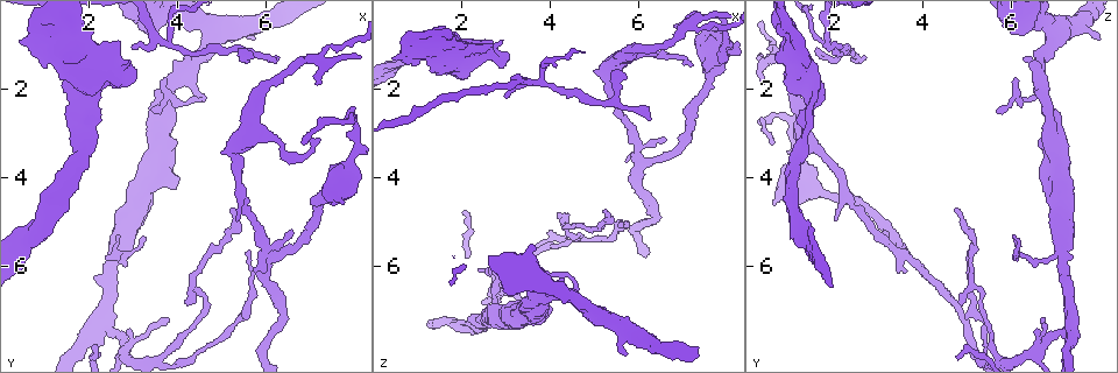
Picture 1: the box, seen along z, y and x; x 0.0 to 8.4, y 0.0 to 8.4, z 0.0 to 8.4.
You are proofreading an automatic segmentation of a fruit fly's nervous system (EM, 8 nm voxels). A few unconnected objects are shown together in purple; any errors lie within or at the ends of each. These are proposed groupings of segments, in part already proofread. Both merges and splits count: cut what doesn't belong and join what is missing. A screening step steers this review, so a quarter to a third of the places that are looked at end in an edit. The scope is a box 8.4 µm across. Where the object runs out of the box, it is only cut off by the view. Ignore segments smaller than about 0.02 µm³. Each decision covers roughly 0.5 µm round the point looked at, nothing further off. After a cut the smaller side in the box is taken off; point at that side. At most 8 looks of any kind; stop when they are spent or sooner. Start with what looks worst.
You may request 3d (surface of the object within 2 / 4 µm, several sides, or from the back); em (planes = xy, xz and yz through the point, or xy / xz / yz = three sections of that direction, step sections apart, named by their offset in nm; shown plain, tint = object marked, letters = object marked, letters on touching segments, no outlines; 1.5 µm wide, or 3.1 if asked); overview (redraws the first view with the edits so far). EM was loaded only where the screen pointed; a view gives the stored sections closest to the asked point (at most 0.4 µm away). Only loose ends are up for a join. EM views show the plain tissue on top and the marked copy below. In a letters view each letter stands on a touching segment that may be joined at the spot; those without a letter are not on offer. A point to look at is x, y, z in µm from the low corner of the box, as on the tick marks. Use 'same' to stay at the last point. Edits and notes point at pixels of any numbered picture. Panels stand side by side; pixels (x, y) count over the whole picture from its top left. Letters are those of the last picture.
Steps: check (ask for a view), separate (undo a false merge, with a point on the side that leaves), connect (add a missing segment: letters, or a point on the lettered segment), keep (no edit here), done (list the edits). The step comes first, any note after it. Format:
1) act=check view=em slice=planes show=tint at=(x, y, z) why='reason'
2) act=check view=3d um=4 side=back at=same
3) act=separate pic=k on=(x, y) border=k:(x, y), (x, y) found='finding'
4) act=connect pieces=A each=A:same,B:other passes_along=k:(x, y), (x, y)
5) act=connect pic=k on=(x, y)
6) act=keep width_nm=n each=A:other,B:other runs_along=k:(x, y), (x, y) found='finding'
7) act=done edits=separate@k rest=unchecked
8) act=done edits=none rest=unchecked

act=check view=3d um=2 at=(1.50, 2.85, 1.45) why='free end'

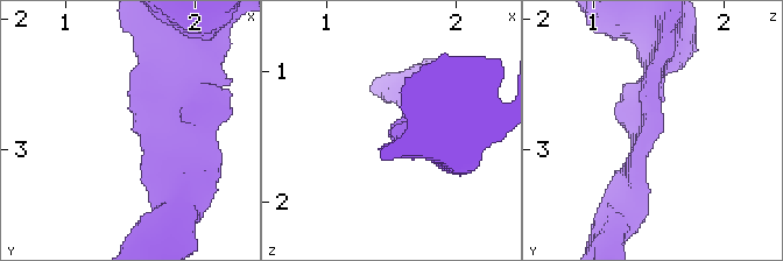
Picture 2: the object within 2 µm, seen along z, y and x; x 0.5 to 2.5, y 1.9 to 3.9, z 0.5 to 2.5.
act=check view=em slice=xy step=8 show=tint at=(1.50, 2.82, 1.50)

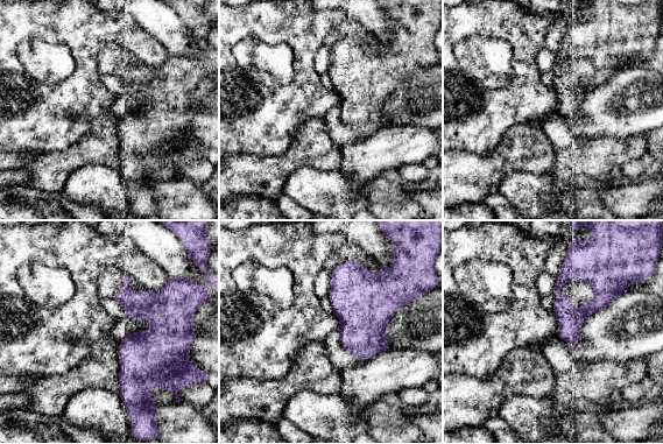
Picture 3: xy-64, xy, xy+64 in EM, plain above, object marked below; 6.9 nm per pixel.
act=check view=em slice=planes show=letters at=same

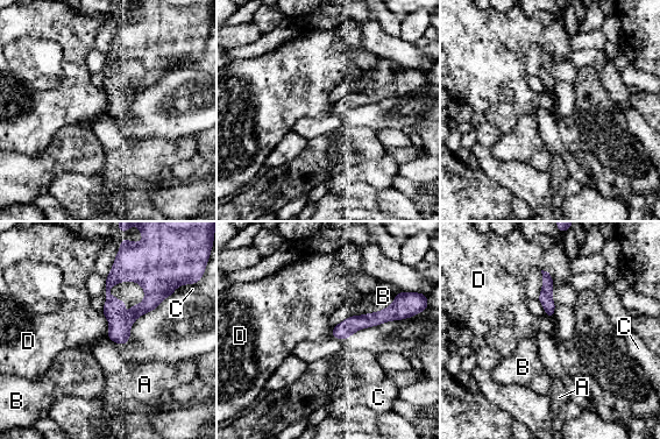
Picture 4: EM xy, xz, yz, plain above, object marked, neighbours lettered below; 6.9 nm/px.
act=keep each=A:other,B:other,C:other,D:other runs_along=4:(118, 264), (107, 294), (122, 341) found='no lettered segment goes on from it'

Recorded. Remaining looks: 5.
act=check view=3d um=2 at=(5.65, 5.65, 5.10) why='branch stops here'

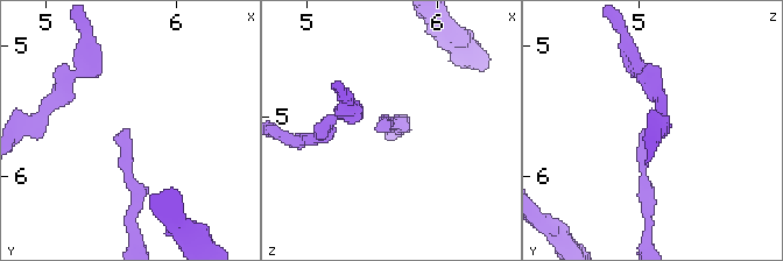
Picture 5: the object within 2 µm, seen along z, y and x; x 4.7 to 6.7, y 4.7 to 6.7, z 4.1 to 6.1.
act=check view=em slice=planes show=letters at=(5.64, 5.66, 5.08) why='need the tissue'

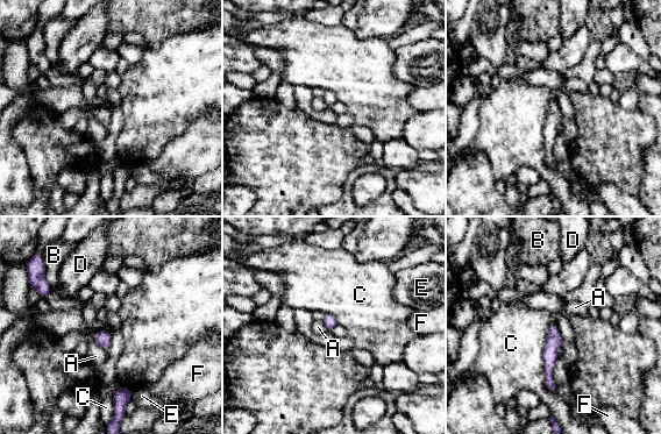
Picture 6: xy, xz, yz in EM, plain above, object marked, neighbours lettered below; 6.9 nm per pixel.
act=keep width_nm=90 each=A:other,B:other,C:other,D:other,E:other,F:other border=6:(92, 336), (106, 351) found='no lettered segment goes on from it'

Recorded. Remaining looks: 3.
act=check view=3d um=4 at=(5.45, 1.10, 1.65) why='an open end'

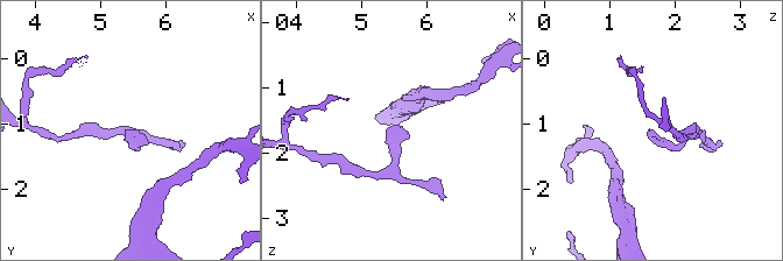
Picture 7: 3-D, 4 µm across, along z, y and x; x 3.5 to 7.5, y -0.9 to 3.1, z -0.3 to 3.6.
act=check view=em slice=planes show=letters at=(5.45, 1.05, 1.60)

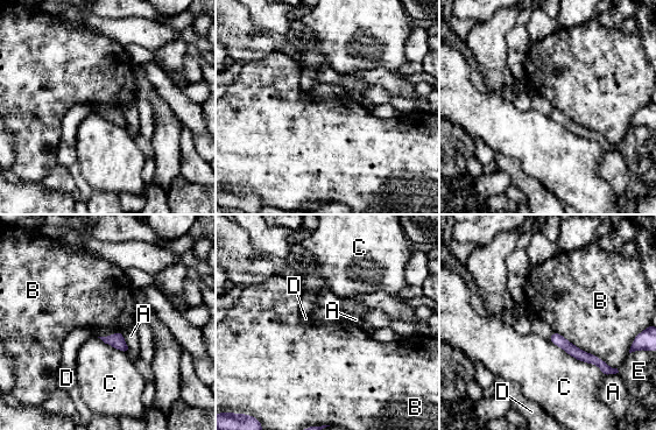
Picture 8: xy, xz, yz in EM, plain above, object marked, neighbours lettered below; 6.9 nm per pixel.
act=keep each=A:other,B:other,C:other,D:other,E:other border=8:(552, 330), (616, 368) found='no lettered segment goes on from it'

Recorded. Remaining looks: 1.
act=done edits=none rest=unchecked

